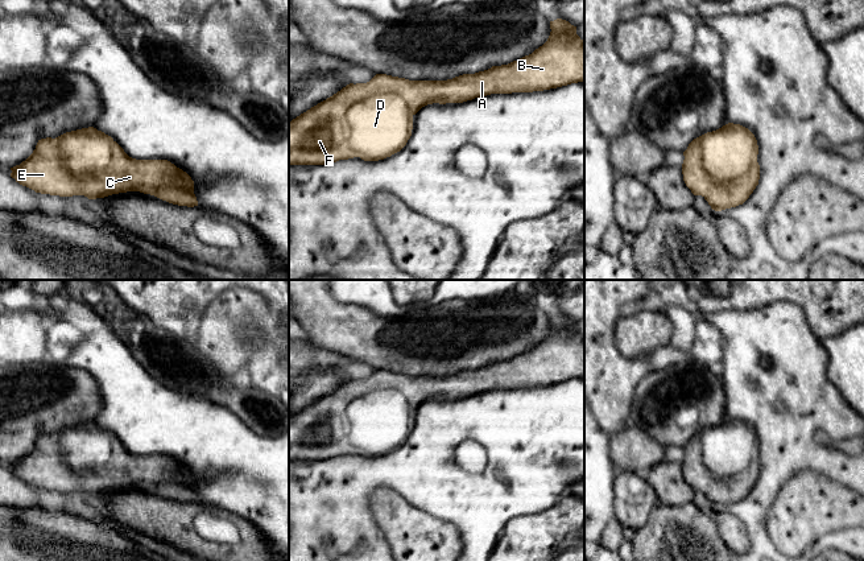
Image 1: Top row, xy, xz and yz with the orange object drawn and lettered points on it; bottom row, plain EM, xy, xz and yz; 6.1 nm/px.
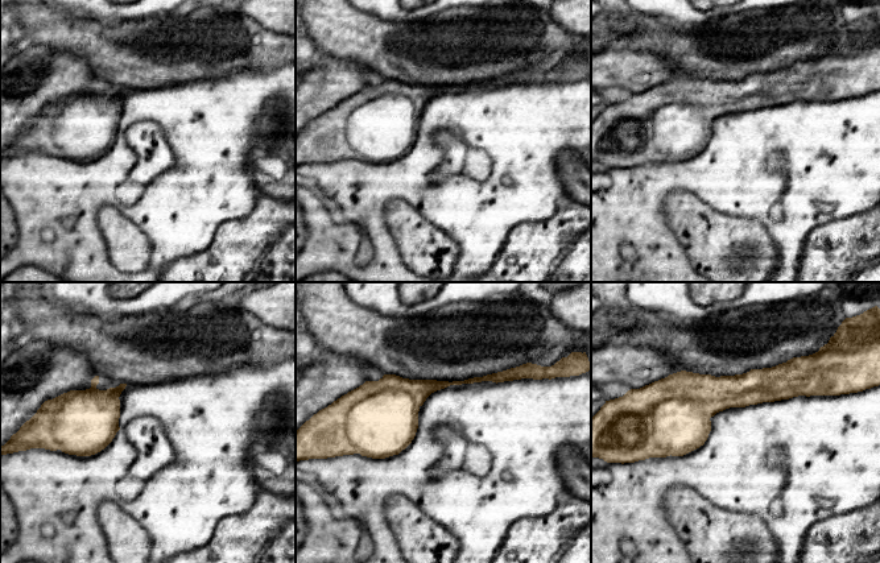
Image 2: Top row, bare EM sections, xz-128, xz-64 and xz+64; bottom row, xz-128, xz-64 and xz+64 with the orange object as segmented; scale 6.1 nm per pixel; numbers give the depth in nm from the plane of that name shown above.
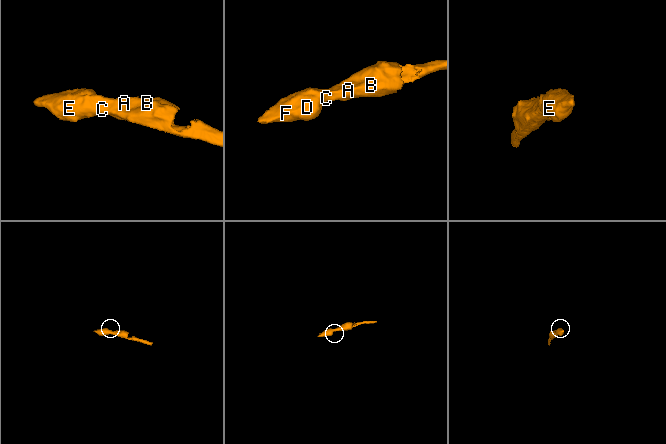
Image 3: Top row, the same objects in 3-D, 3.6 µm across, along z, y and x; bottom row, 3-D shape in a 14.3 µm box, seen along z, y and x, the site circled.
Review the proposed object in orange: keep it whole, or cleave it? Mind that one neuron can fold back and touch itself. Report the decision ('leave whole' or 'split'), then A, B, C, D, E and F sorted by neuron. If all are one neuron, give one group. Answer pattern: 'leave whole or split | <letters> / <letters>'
leave whole | A B C D E F

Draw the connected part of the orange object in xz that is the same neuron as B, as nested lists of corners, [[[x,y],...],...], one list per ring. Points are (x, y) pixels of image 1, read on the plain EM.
[[[557,314],[550,317],[550,325],[547,337],[532,350],[475,370],[463,370],[447,376],[409,376],[376,370],[367,379],[347,380],[332,392],[289,417],[289,461],[324,461],[354,453],[360,453],[364,457],[379,457],[390,453],[406,441],[412,432],[413,412],[427,400],[463,399],[491,389],[543,387],[584,378],[584,337],[576,330],[576,322],[566,315]]]

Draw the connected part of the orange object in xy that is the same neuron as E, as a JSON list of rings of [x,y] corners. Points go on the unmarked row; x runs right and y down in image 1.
[[[94,422],[66,428],[55,434],[46,433],[38,436],[33,449],[20,461],[11,463],[11,466],[11,473],[15,474],[16,478],[41,490],[59,492],[84,491],[88,495],[96,495],[119,488],[140,487],[154,491],[173,500],[187,503],[198,502],[194,490],[194,477],[186,467],[168,455],[132,454],[111,432]]]

